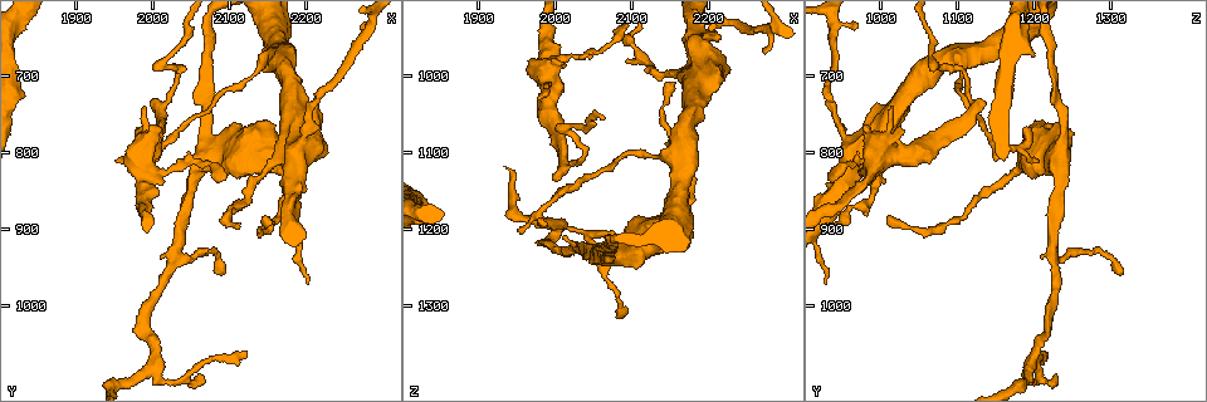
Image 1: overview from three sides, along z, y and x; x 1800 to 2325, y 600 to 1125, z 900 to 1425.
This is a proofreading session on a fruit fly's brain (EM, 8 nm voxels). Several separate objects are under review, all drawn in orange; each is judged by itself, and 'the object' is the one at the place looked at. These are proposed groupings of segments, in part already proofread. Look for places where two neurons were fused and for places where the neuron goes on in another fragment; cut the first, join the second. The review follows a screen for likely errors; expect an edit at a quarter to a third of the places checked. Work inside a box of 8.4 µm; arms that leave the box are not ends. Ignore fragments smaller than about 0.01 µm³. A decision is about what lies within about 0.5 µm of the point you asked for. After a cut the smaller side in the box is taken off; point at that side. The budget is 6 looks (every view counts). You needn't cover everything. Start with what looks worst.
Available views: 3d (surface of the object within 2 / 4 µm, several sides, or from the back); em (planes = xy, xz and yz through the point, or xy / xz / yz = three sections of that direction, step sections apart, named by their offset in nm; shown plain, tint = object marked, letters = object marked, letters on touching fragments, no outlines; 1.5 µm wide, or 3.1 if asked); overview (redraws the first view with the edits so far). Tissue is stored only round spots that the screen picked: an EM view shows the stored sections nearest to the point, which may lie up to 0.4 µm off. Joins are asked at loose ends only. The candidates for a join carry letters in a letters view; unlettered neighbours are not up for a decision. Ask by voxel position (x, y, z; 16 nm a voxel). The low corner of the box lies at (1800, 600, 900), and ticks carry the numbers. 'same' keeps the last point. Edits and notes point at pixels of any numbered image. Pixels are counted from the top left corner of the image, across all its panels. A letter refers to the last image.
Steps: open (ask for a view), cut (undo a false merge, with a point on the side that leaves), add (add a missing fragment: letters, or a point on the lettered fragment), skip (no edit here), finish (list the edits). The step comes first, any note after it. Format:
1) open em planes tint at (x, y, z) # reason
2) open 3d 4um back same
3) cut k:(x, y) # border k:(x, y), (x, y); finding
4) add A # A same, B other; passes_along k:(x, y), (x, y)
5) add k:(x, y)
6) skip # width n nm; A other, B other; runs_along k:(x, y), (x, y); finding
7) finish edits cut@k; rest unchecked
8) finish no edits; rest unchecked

open em xz step 8 tint at (1955, 815, 1200) # branch stops here

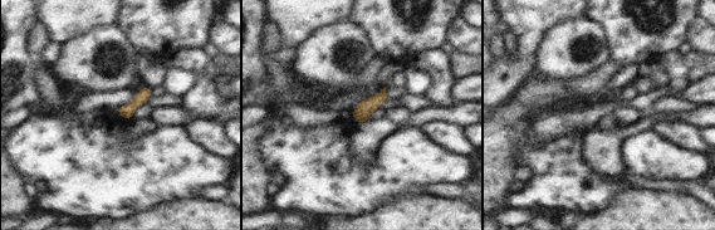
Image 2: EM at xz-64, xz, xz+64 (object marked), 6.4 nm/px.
open em planes letters same # cut it another way

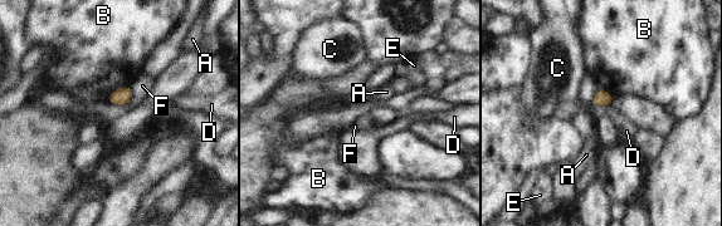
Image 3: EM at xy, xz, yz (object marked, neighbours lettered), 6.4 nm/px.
skip # width 100 nm; A other, B other, C other, D other, E other, F other; no lettered fragment goes on from it

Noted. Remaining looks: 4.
open 3d 4um at (2125, 1065, 1210) # free end

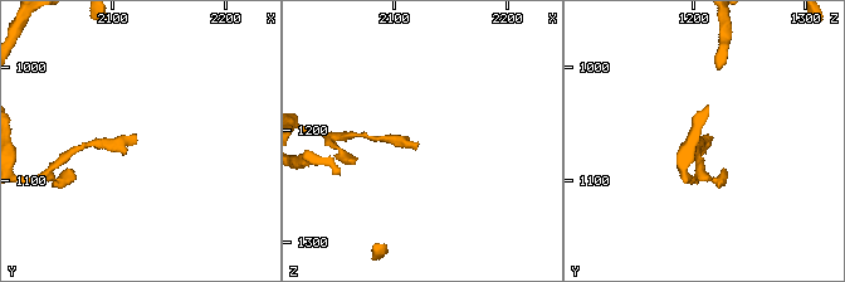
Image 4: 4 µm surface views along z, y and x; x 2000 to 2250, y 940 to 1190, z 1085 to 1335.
open em xz step 8 tint at (2124, 1062, 1212)

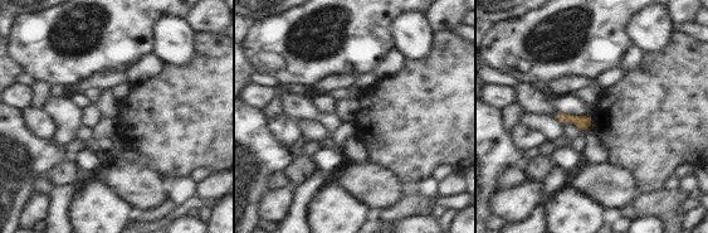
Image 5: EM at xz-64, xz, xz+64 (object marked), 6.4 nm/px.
open em planes letters same

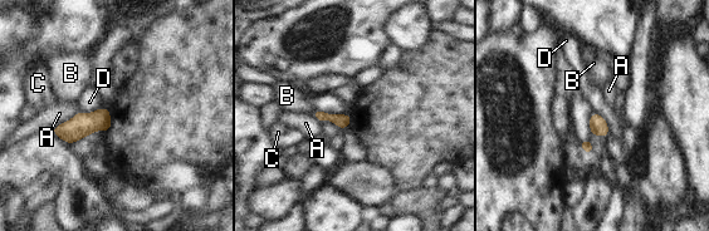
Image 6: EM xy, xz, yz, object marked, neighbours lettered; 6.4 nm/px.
skip # longest_contact A 220 nm; A other, B other, C other, D other; no lettered fragment goes on from it

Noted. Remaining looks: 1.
open em planes letters at (2125, 705, 1105) # narrows sharply

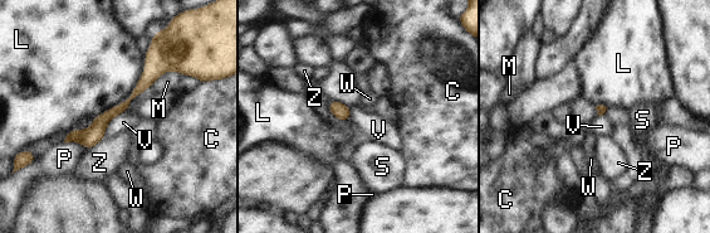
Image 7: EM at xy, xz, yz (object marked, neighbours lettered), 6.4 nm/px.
skip # longest_contact L 550 nm; C other, L other, M other, P other, S other, V other, W other, Z other; continuous, no second neuron

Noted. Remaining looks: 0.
finish no edits; rest unchecked

